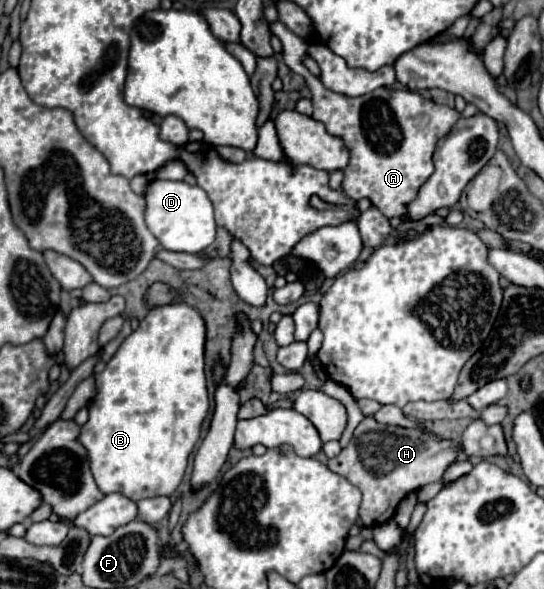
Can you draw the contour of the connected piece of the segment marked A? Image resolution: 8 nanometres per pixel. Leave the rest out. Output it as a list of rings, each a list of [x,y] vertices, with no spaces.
[[[271,22],[269,28],[283,44],[285,64],[305,78],[311,92],[313,118],[323,122],[331,136],[343,138],[351,154],[349,164],[343,170],[343,192],[353,200],[371,200],[371,204],[387,218],[399,218],[405,214],[407,204],[415,198],[421,184],[433,174],[433,152],[437,140],[449,134],[461,114],[455,108],[425,100],[421,94],[411,90],[377,88],[375,92],[357,98],[331,92],[299,62],[307,56],[305,40],[297,38],[281,22]]]

